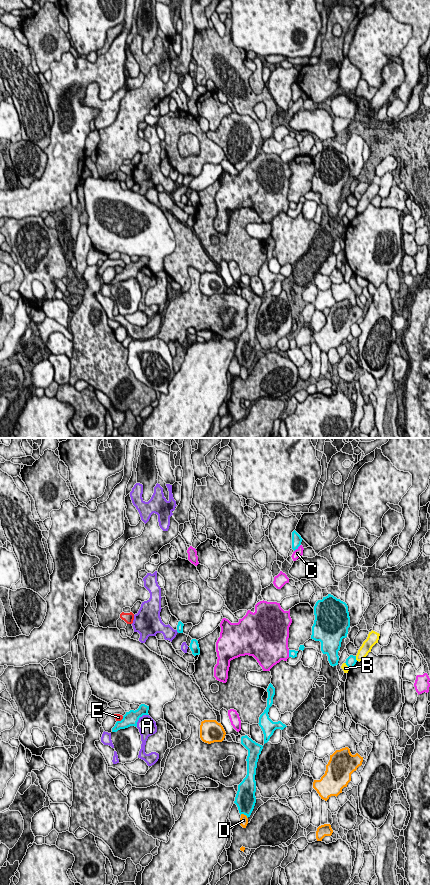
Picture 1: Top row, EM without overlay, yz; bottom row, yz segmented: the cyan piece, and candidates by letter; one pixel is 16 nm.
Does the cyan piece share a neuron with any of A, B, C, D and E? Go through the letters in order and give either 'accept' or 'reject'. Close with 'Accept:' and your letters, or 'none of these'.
A: reject
B: reject
C: reject
D: reject
E: reject
Accept: none of these

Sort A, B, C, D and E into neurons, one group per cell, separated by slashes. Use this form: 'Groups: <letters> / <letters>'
Groups: A / B / C / D E

